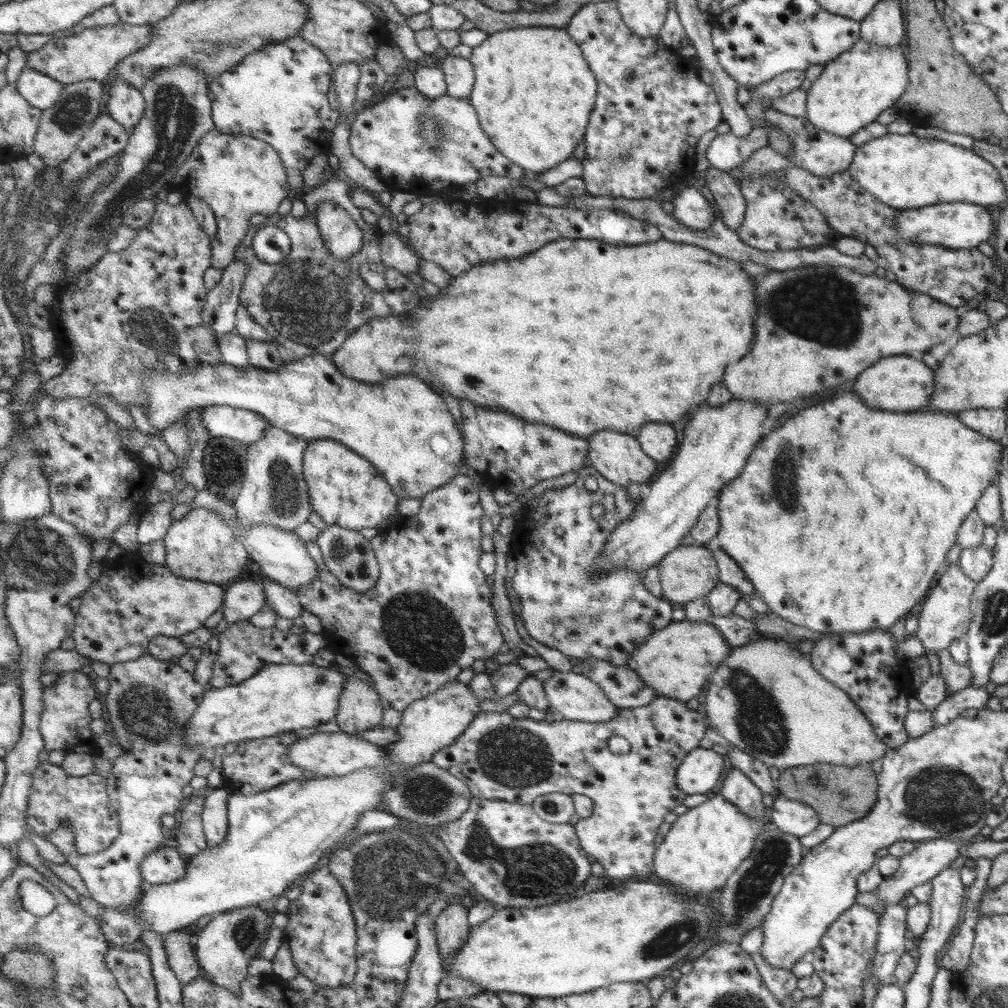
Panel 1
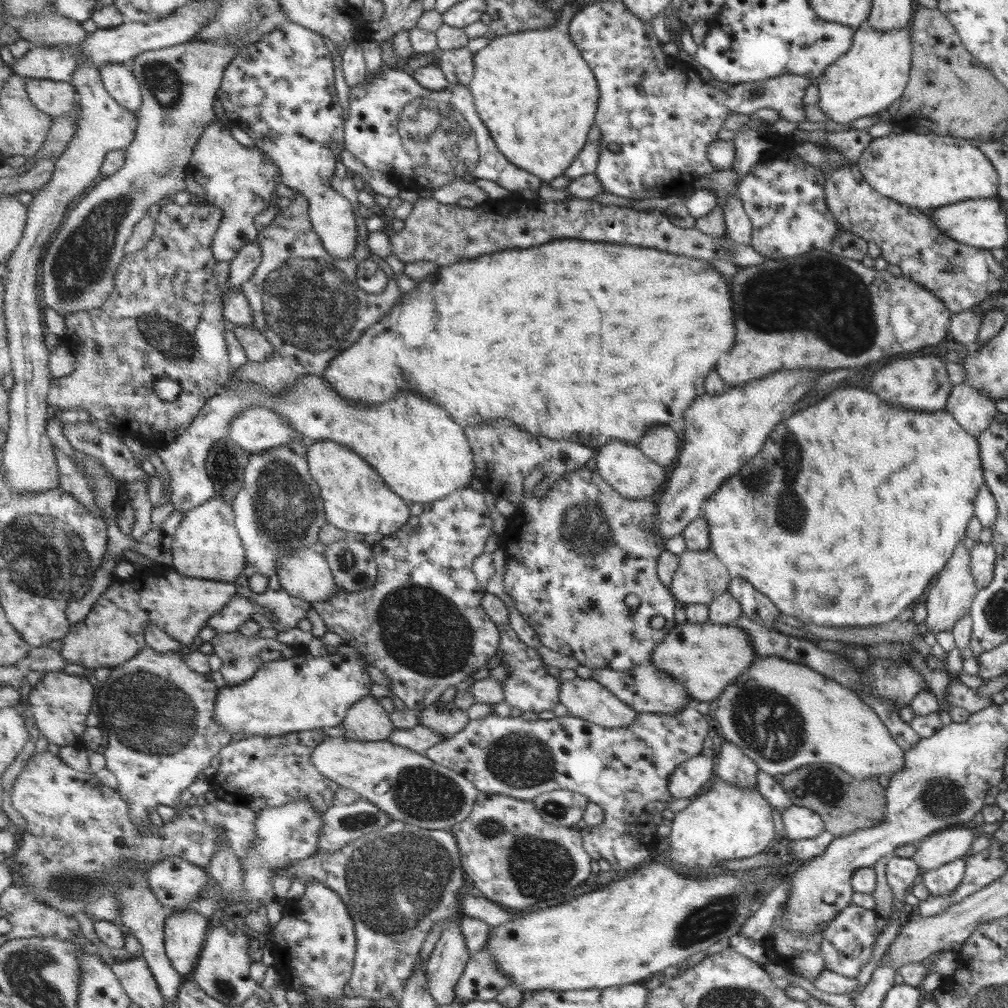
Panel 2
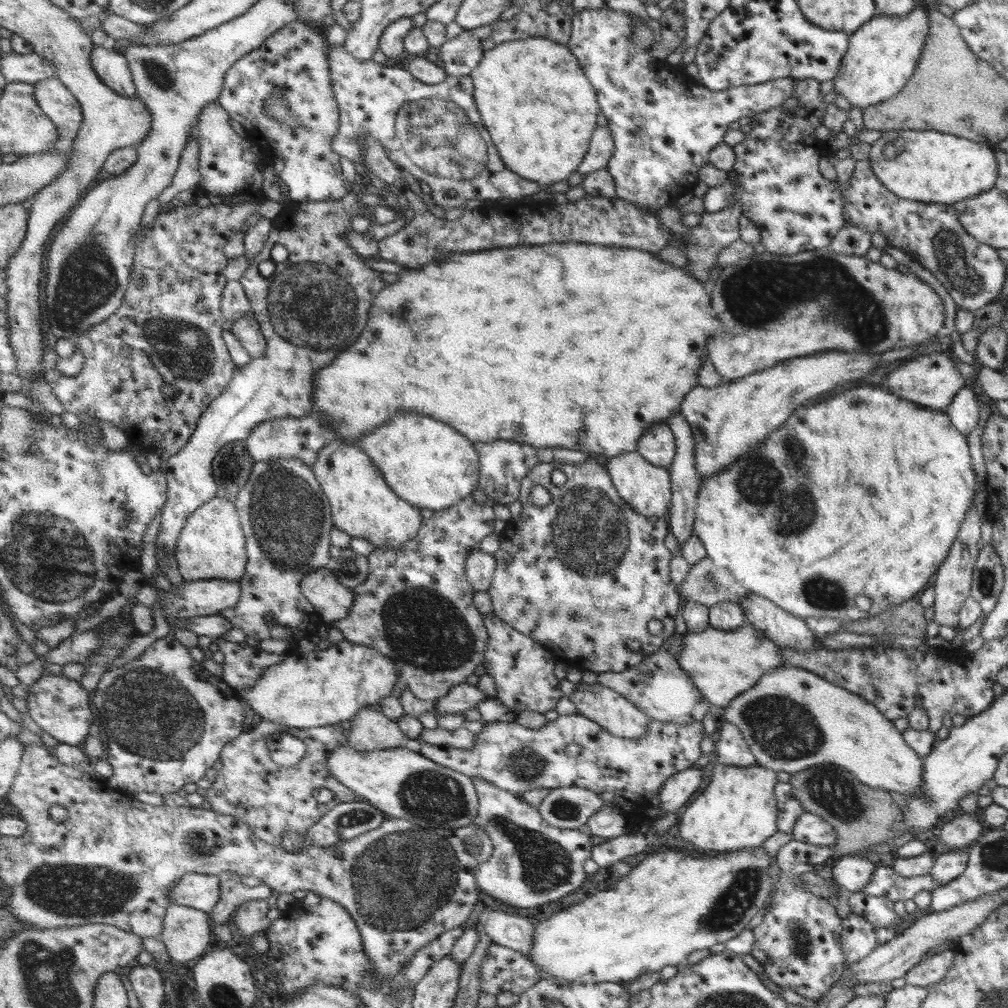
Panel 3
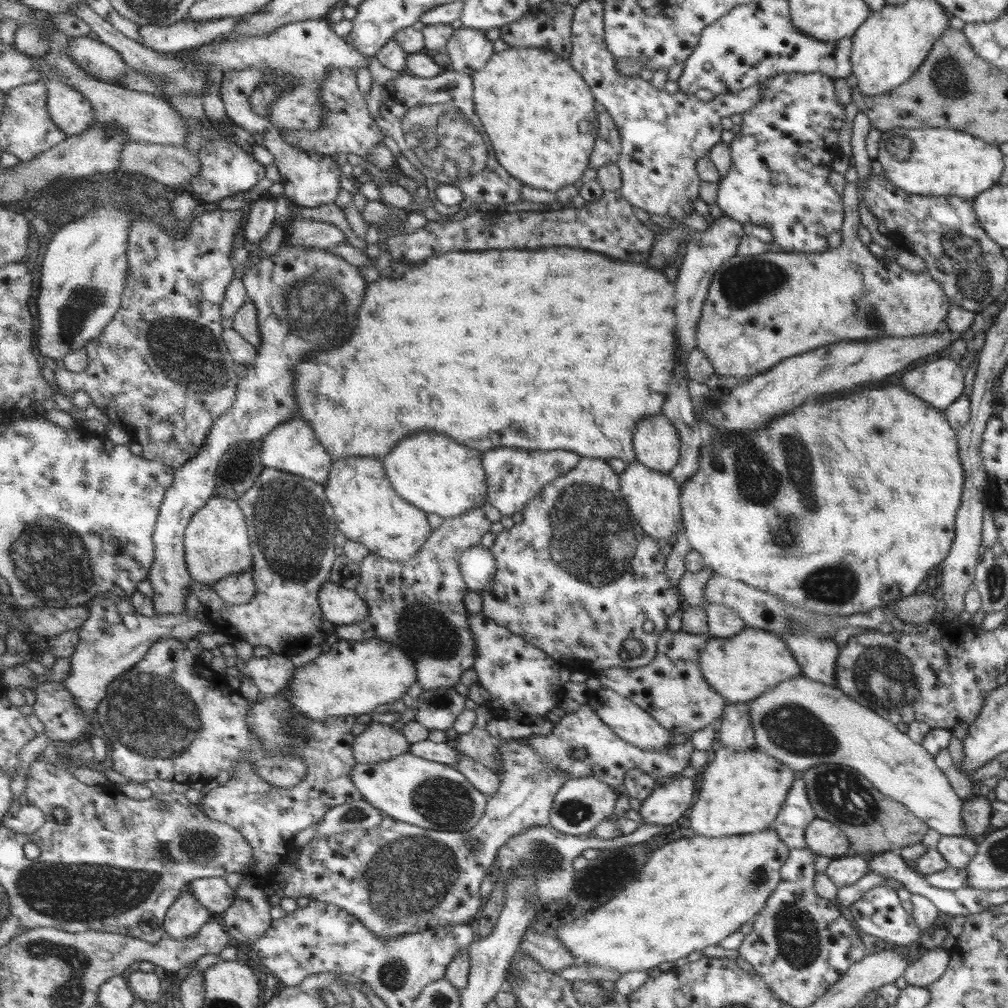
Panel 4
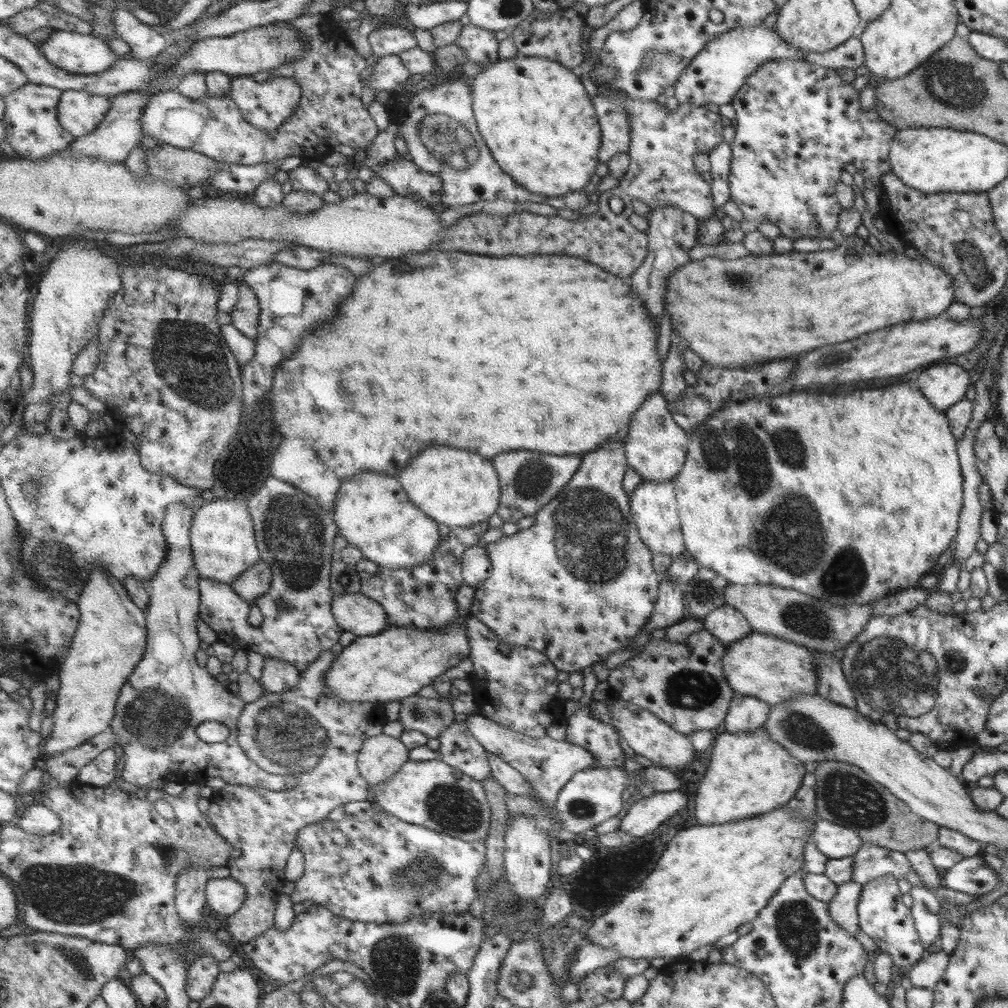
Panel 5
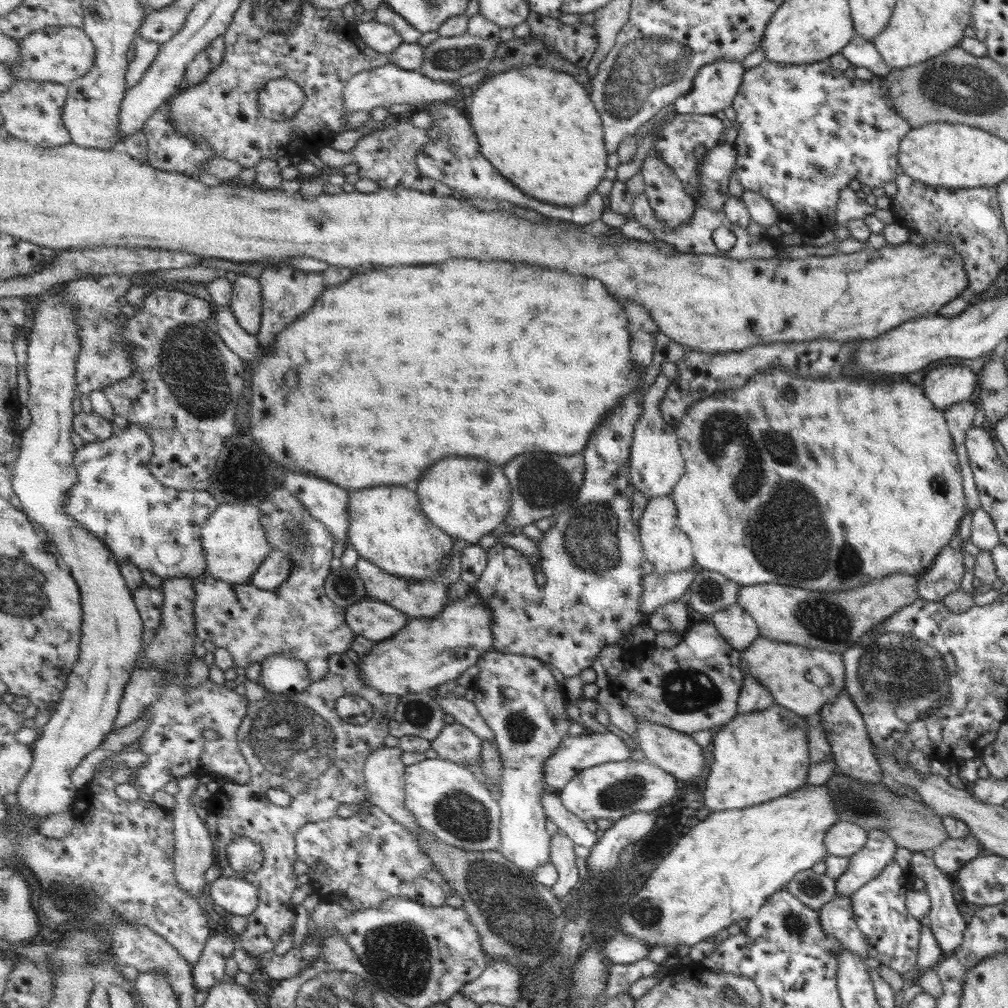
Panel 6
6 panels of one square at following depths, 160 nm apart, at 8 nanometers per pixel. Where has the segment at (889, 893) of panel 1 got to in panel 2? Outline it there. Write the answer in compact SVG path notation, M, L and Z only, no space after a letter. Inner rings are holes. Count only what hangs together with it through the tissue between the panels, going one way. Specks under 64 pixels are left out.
M949 827L926 836L915 845L916 851L910 856L920 875L935 870L947 862L964 859L969 854L972 839L971 827Z

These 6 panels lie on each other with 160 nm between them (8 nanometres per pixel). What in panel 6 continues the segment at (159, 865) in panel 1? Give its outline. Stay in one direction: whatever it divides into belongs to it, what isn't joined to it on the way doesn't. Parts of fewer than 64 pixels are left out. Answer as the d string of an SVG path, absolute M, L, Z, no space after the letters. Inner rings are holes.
M219 877L210 883L210 896L216 909L229 917L253 915L259 905L259 892L254 884L237 878Z

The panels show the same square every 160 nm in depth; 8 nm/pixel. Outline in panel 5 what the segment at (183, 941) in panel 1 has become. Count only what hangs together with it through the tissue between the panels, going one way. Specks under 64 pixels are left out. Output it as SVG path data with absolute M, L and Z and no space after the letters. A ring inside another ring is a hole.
M187 868L176 884L175 904L187 928L198 930L198 922L203 918L203 908L208 906L207 883L210 873L205 868Z

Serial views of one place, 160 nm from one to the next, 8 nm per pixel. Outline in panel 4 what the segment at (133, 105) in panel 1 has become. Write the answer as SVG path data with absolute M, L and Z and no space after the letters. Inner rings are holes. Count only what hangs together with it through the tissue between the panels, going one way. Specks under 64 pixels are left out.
M87 36L71 38L71 53L79 66L95 78L108 83L120 84L129 66L117 50L102 41Z

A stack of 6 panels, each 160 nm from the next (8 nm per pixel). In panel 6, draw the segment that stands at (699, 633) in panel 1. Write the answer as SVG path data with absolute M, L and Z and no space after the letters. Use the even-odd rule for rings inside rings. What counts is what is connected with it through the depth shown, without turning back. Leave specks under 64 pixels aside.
M758 637L742 652L742 672L751 675L763 685L773 697L775 703L800 717L816 717L823 704L836 699L844 689L844 665L840 653L829 652L819 648L807 648L794 644L781 643ZM812 666L825 670L831 683L823 687L816 686L805 678L805 672Z

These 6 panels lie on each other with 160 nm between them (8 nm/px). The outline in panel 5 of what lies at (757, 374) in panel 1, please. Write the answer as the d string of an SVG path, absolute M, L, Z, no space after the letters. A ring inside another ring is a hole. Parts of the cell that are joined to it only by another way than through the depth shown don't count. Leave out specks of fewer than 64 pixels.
M845 236L844 240L837 244L833 250L821 250L815 252L797 252L791 250L785 254L771 253L769 255L747 255L739 259L720 259L715 256L705 256L684 264L681 268L675 269L668 280L666 294L666 312L669 312L670 323L687 343L689 349L703 362L716 366L717 368L743 368L758 366L783 357L795 357L809 352L826 344L835 344L843 340L851 340L855 336L861 336L869 330L885 328L897 322L920 321L943 316L944 310L954 301L952 280L939 267L934 267L924 258L910 259L903 253L890 253L873 250L867 246L866 241L855 236Z

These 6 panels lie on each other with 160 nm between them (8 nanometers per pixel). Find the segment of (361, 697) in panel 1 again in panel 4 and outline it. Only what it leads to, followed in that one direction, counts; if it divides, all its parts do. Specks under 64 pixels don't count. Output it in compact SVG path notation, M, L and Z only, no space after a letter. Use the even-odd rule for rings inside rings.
M373 717L368 725L356 733L354 755L356 761L363 764L379 763L410 752L411 745L412 742L407 740L402 731L397 731L391 725L380 722L379 719Z

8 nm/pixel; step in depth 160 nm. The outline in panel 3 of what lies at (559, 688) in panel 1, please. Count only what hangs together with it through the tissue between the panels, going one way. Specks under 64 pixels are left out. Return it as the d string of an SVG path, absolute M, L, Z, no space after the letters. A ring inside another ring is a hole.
M581 681L574 693L568 698L575 704L577 713L590 717L591 720L602 725L603 728L606 728L610 733L614 733L615 736L635 739L643 738L649 732L650 716L637 708L634 702L607 685L602 685L599 682L589 684Z

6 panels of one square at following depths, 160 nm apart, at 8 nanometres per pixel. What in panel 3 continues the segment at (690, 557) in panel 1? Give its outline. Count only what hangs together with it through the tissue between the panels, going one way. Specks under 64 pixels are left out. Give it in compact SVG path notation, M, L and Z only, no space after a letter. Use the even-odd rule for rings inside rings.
M703 557L690 568L686 582L680 587L685 602L695 601L710 607L723 601L740 604L748 590L727 569Z

